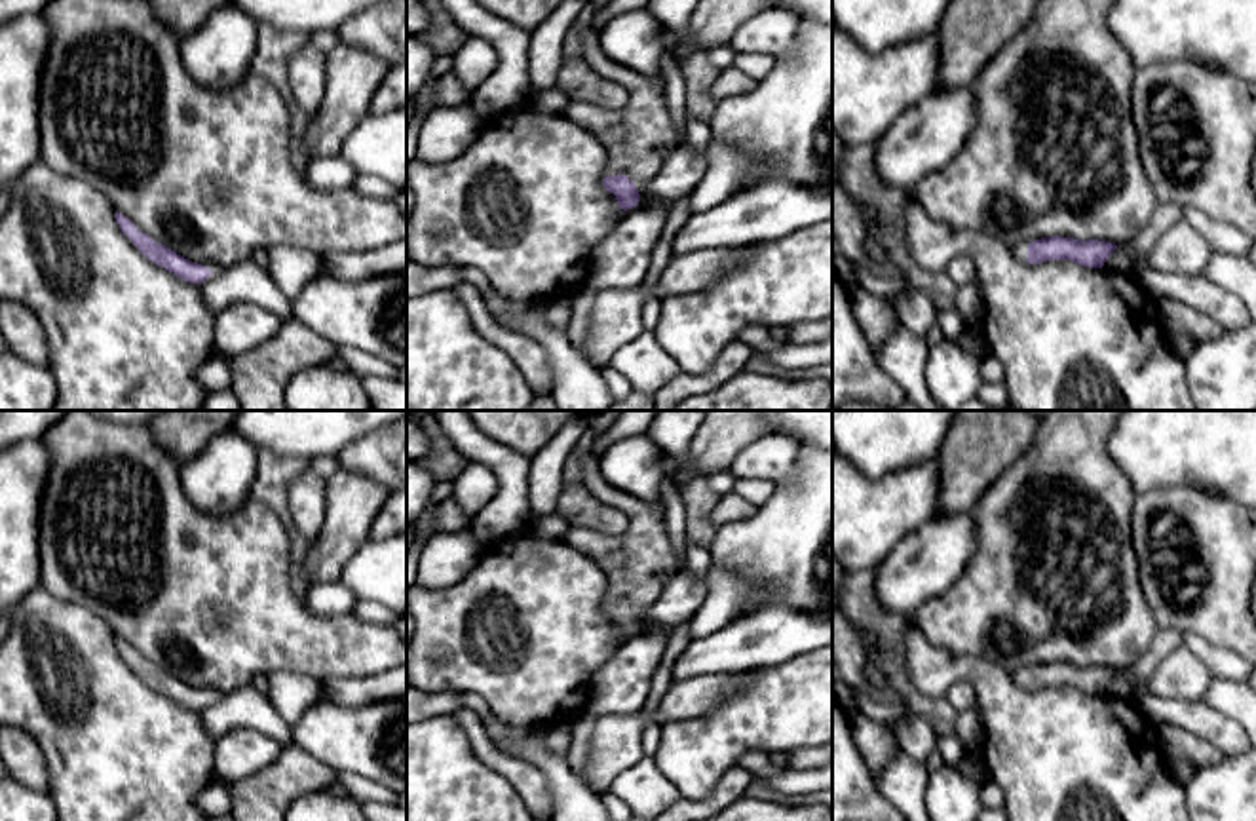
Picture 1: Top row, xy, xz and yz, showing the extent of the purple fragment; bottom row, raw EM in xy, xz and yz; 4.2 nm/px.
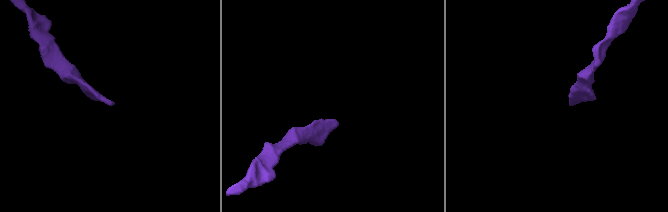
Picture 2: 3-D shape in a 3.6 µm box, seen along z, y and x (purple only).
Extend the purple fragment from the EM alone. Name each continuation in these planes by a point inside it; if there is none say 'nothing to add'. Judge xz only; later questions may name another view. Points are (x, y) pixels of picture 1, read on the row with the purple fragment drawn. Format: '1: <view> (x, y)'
1: xz (639, 137)

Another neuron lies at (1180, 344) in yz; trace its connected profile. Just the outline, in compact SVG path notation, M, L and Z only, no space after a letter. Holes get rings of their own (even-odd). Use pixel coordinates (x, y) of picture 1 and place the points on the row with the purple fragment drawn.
M1165 331L1165 338L1167 338L1170 352L1182 361L1186 361L1189 352L1197 346L1197 340L1178 331Z

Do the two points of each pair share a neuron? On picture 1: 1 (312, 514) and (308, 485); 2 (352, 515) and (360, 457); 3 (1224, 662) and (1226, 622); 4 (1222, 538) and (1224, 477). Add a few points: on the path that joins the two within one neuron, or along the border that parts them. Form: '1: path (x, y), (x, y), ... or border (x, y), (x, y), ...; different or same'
1: path (308, 506), (308, 493); same
2: border (341, 468), (371, 477), (386, 489); different
3: border (1184, 633), (1196, 633), (1236, 652); different
4: border (1180, 485), (1192, 485), (1224, 498); different

